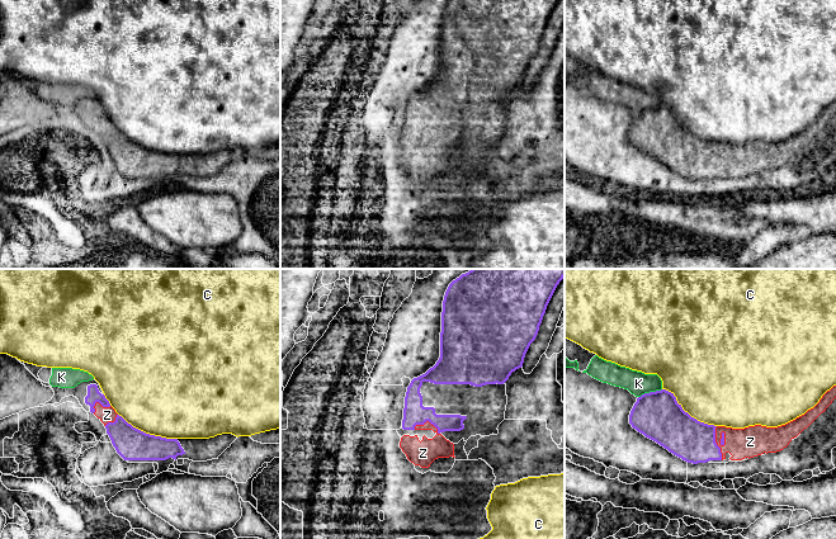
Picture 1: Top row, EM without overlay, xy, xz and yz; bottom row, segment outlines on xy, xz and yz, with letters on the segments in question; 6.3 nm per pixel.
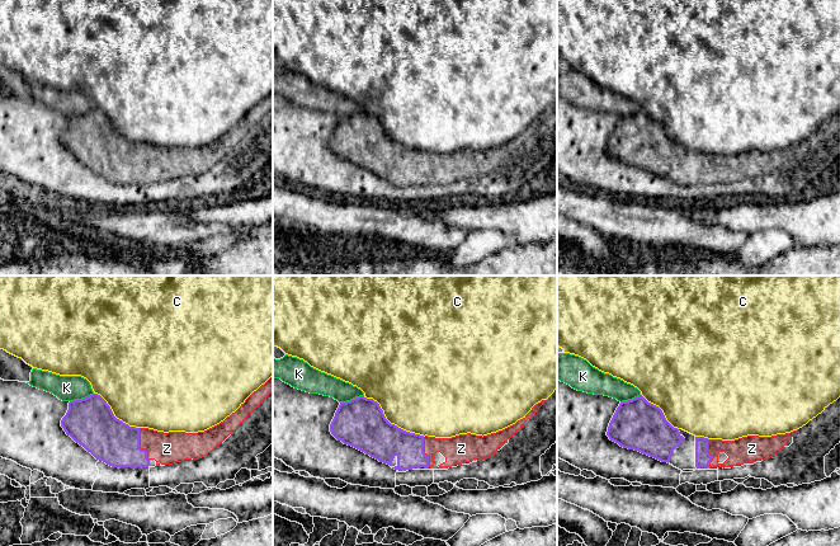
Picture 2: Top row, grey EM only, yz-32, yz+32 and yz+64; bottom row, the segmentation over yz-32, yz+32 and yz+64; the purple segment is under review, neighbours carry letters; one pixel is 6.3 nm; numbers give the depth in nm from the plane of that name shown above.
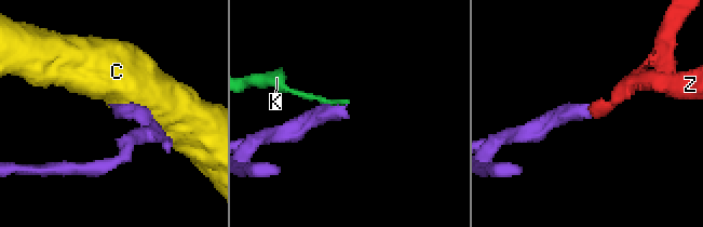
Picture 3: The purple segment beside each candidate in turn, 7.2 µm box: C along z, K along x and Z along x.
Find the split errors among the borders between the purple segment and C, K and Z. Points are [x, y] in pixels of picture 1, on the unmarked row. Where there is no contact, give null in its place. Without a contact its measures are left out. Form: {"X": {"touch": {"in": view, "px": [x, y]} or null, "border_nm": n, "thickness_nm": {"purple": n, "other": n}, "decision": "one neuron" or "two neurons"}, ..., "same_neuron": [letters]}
{"C": {"touch": {"in": "yz", "px": [686, 128]}, "border_nm": 420, "thickness_nm": {"purple": 300, "other": 500}, "decision": "two neurons"}, "K": {"touch": {"in": "yz", "px": [650, 108]}, "border_nm": 160, "thickness_nm": {"purple": 300, "other": 150}, "decision": "two neurons"}, "Z": {"touch": {"in": "yz", "px": [716, 159]}, "border_nm": 220, "thickness_nm": {"purple": 260, "other": 190}, "decision": "one neuron"}, "same_neuron": ["Z"]}

